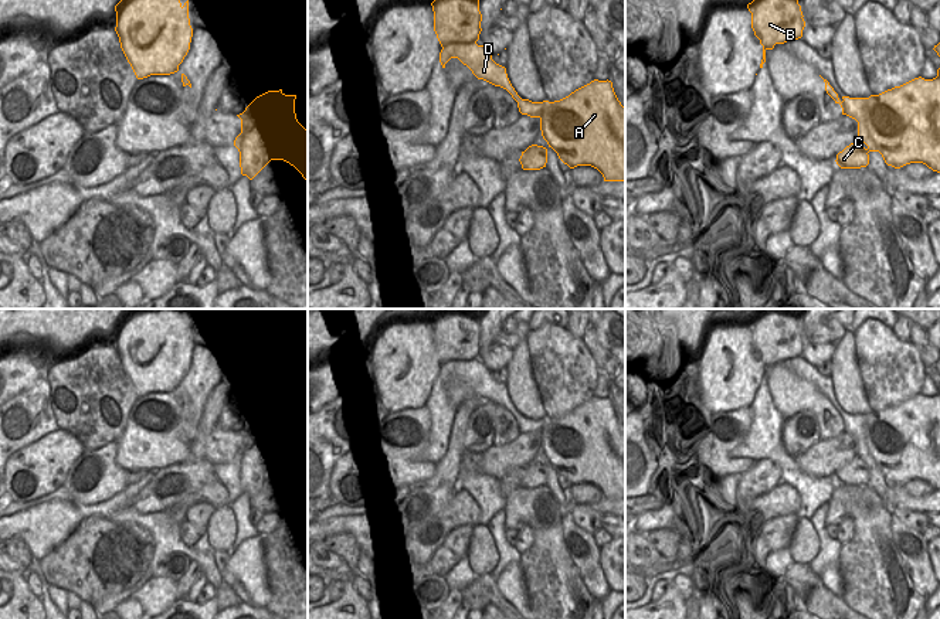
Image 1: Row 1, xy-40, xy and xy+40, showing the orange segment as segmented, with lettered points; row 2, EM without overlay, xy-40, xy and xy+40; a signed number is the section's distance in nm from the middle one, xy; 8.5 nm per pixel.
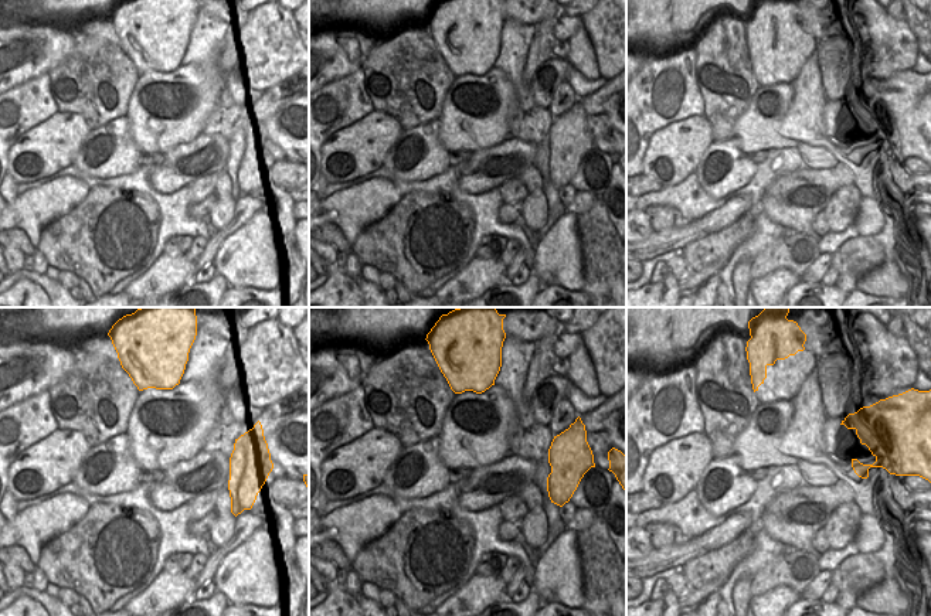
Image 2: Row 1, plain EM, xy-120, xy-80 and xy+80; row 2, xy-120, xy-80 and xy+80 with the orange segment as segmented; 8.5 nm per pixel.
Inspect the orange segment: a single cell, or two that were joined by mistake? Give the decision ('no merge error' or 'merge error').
merge error

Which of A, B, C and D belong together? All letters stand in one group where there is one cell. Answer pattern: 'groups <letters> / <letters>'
groups A C / B D

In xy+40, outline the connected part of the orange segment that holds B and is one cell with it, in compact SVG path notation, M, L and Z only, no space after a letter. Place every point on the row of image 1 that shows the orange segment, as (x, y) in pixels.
M753 0L747 8L751 13L754 35L763 45L760 68L766 62L767 50L802 37L805 21L798 0Z

